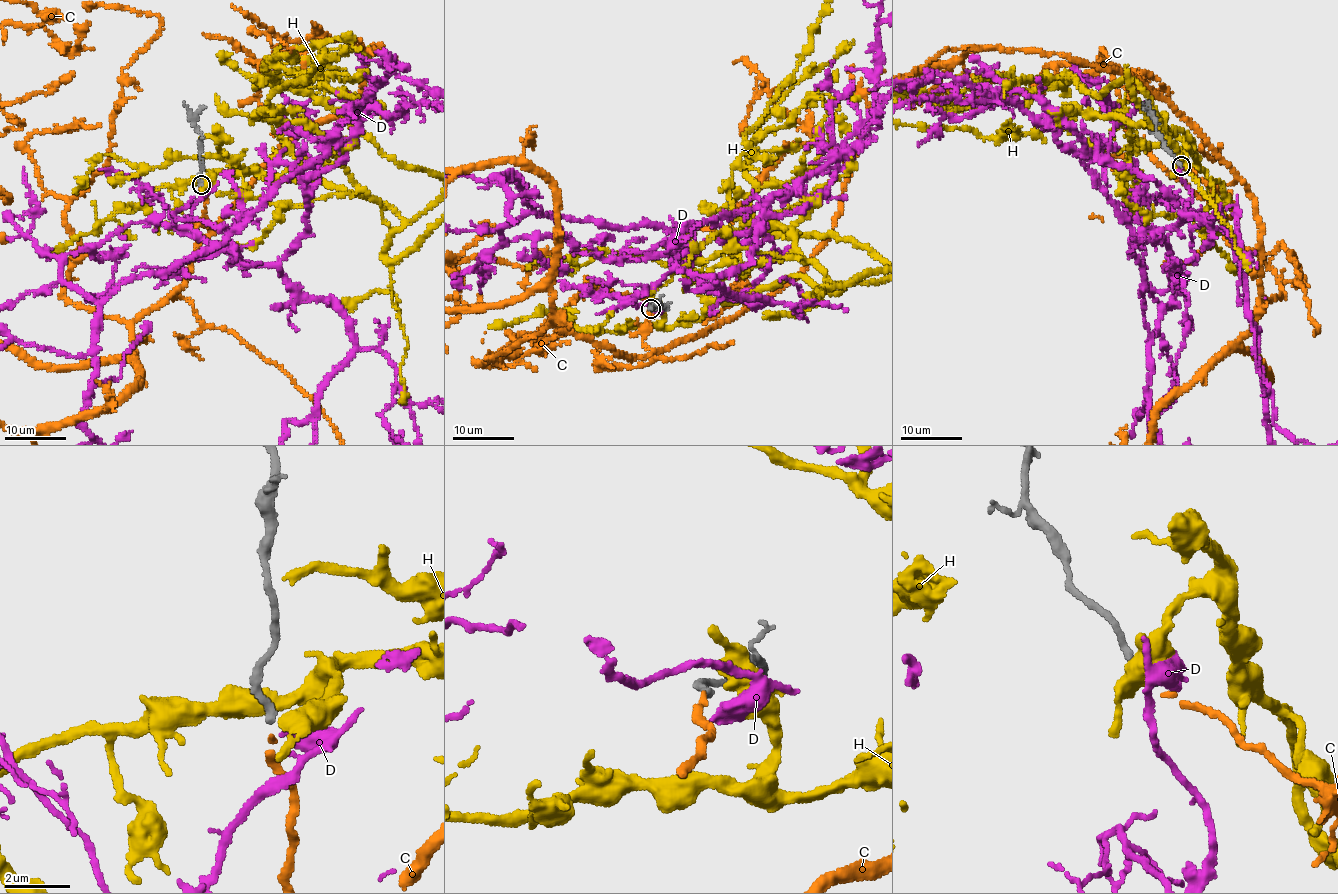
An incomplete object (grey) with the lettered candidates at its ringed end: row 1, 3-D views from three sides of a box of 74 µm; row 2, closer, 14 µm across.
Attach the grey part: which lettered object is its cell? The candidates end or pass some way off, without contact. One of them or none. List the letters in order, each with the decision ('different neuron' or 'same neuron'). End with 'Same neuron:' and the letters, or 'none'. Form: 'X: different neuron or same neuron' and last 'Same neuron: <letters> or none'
C: same neuron
D: different neuron
H: different neuron
Same neuron: C

